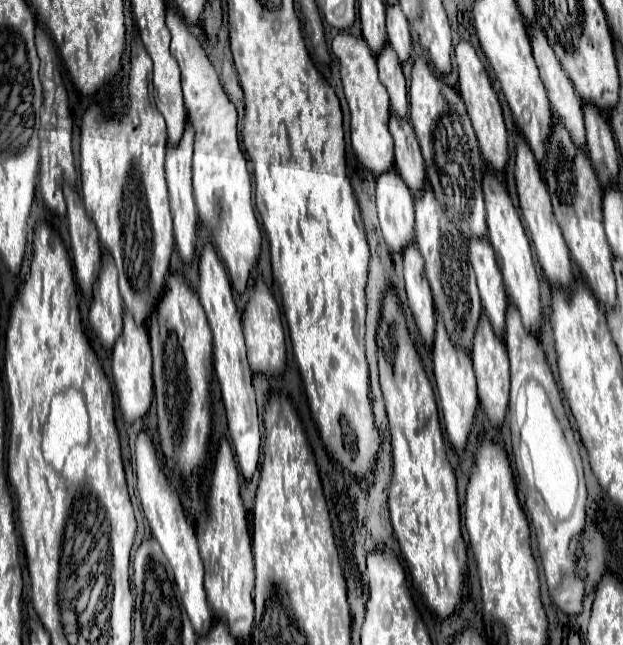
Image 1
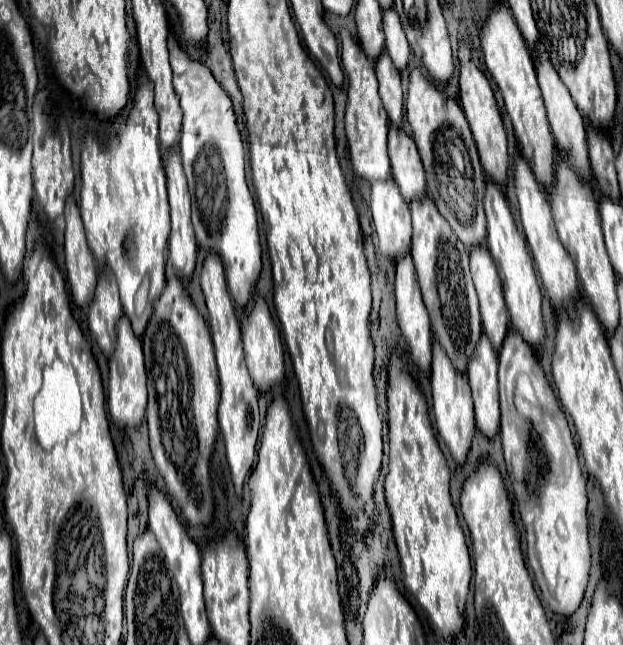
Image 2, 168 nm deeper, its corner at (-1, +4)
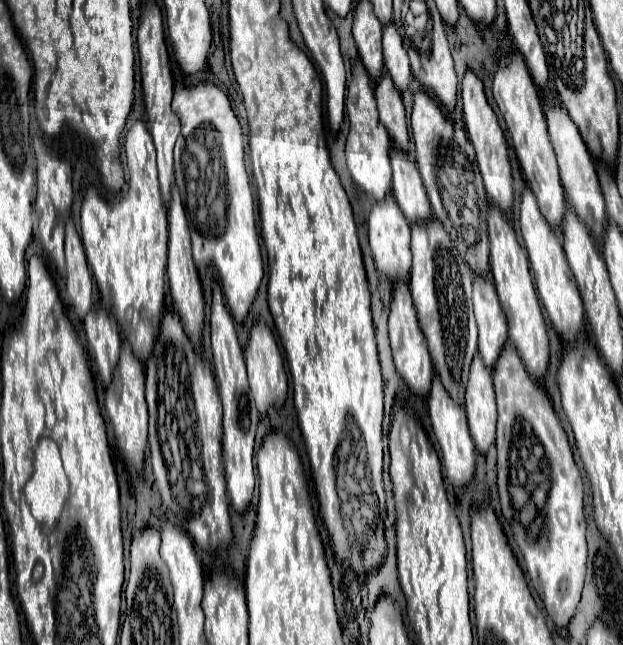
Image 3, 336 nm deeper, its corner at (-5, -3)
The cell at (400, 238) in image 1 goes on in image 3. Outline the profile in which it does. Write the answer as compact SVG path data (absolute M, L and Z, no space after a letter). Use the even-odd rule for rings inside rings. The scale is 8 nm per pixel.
M388 194L382 202L378 202L368 218L368 238L370 248L374 252L374 262L380 274L392 278L392 280L408 280L408 272L412 266L412 254L410 254L410 222L400 212L400 206L396 204L394 196Z

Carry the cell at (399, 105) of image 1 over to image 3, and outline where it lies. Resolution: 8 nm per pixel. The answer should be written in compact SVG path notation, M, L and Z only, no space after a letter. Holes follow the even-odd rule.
M382 74L382 78L376 84L376 102L378 102L378 112L380 112L380 122L386 126L392 142L402 148L404 152L408 150L408 124L406 124L406 112L402 106L400 90L394 86L390 74Z

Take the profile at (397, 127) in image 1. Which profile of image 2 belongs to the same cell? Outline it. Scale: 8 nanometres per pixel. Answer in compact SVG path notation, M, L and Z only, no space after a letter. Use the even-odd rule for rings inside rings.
M390 125L388 129L388 155L390 155L390 165L392 165L392 177L402 197L408 203L424 197L426 177L424 177L416 143L410 135L406 135L400 127L394 127L394 125Z

